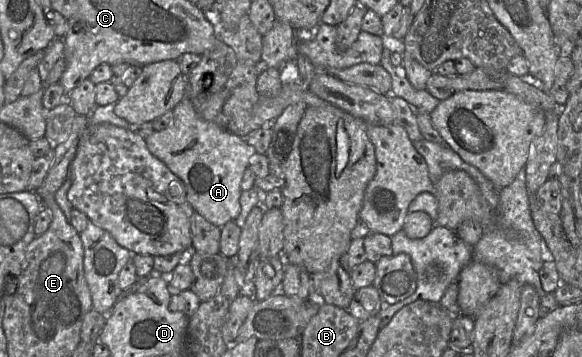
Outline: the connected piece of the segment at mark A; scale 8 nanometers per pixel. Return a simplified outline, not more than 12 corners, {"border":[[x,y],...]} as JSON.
{"border":[[186,94],[145,139],[219,228],[241,211],[257,152]]}

